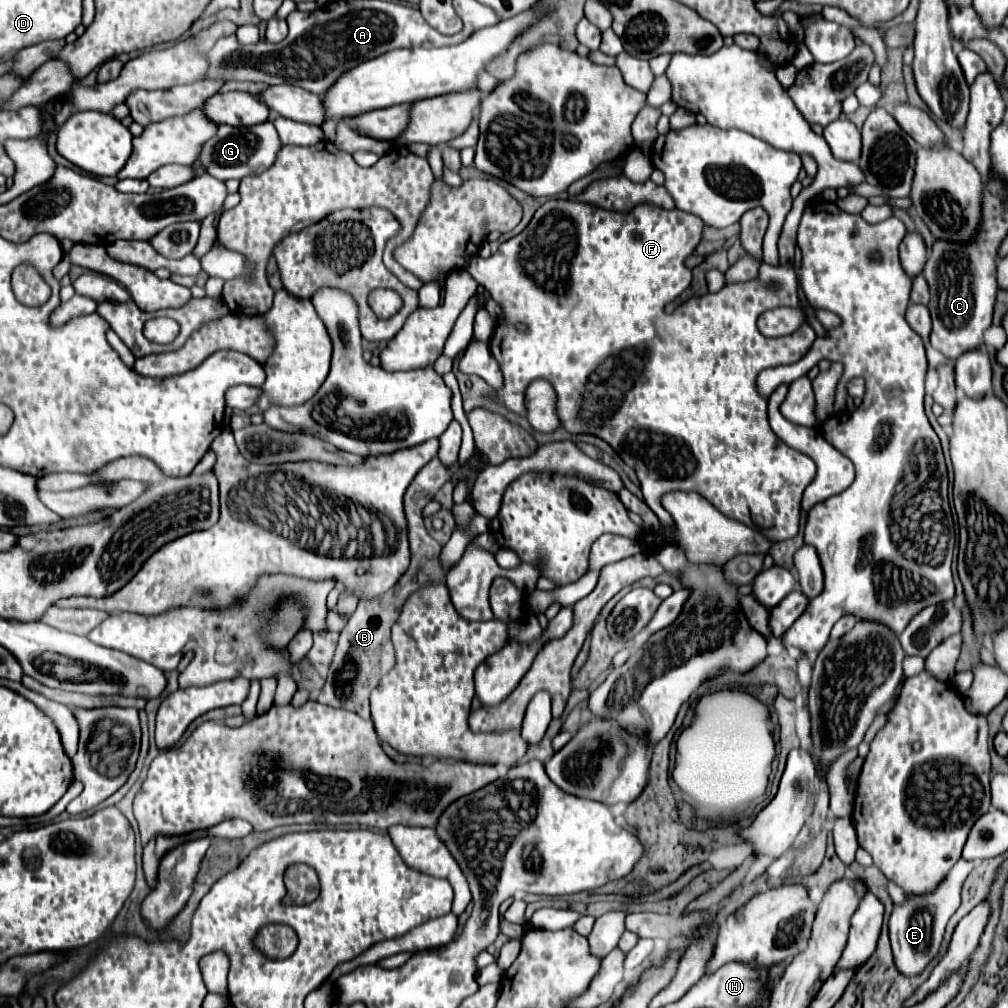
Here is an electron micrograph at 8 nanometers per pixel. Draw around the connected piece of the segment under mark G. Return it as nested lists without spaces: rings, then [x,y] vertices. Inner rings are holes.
[[[271,121],[253,125],[253,127],[221,125],[217,129],[217,135],[211,137],[209,141],[205,141],[205,145],[201,147],[199,163],[209,175],[213,175],[221,181],[243,179],[247,175],[263,173],[267,167],[271,167],[279,149],[281,149],[281,141],[279,141],[279,135]]]

